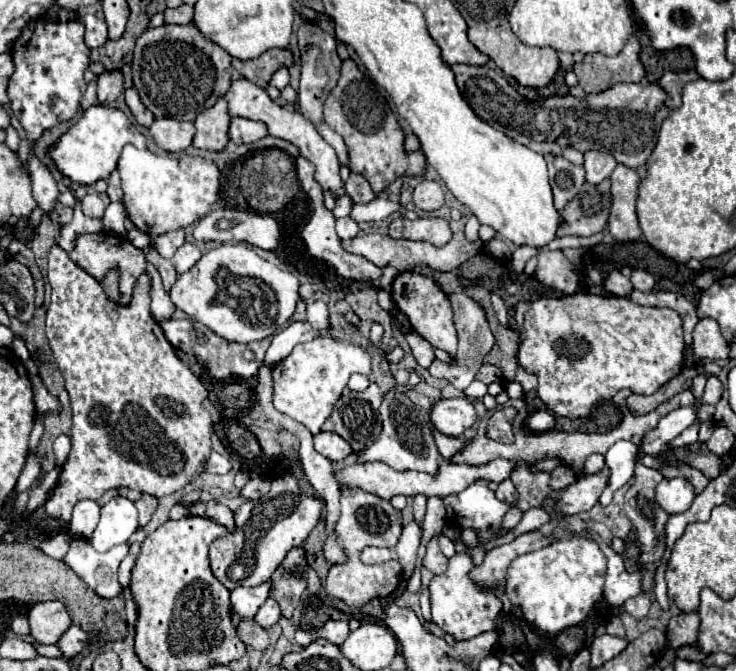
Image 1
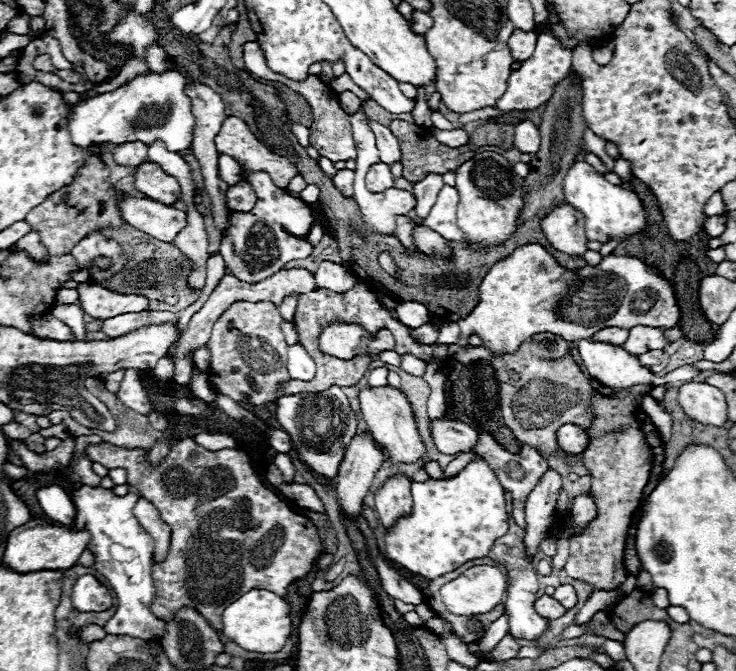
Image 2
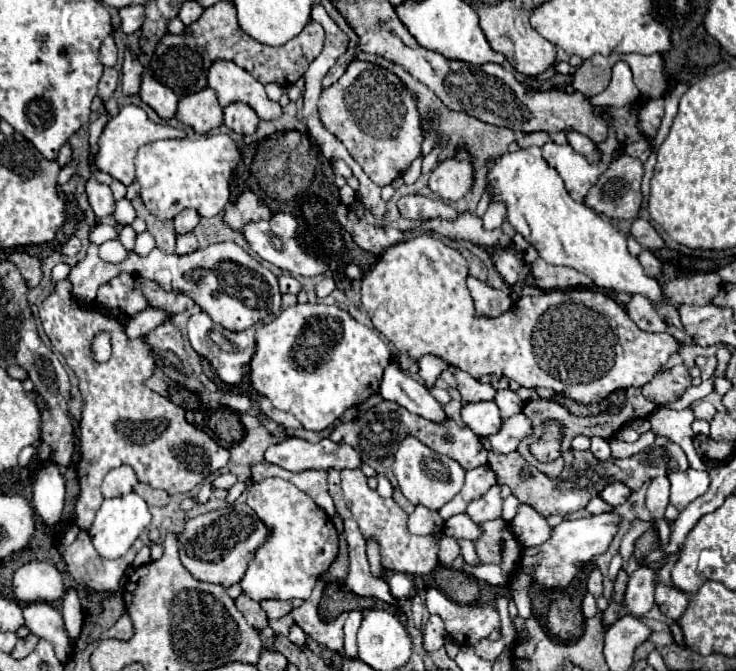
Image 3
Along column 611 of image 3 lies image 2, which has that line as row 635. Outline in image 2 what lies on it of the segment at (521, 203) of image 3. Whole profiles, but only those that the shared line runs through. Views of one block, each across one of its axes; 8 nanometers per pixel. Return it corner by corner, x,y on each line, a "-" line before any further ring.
250,590
242,594
236,602
232,602
224,610
222,624
224,624
220,630
222,636
226,636
228,640
232,640
234,644
238,644
248,652
260,652
260,654
278,652
292,632
288,602
268,590

